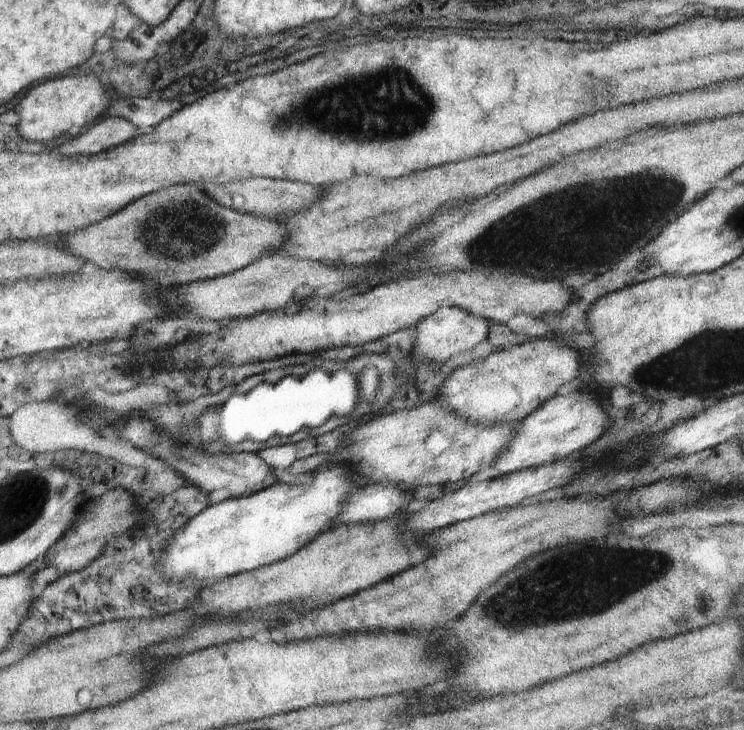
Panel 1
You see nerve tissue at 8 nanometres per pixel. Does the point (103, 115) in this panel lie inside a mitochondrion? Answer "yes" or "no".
no

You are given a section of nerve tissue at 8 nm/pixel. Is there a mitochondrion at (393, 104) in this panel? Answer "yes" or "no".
yes

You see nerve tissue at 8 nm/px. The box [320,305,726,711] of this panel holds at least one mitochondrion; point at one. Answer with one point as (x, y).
(596, 578)

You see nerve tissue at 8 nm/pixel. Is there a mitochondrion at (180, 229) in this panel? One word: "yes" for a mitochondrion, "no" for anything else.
yes

